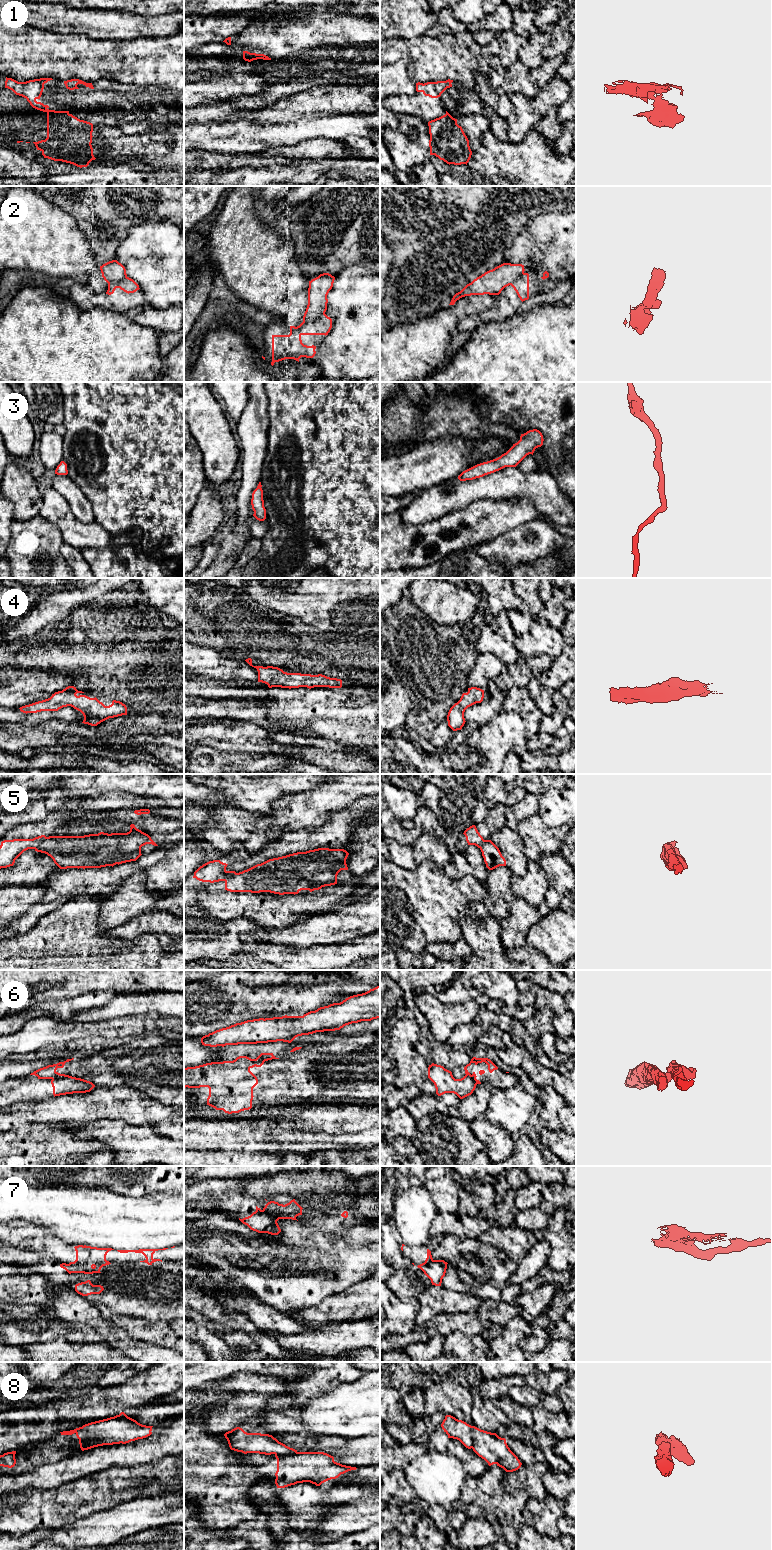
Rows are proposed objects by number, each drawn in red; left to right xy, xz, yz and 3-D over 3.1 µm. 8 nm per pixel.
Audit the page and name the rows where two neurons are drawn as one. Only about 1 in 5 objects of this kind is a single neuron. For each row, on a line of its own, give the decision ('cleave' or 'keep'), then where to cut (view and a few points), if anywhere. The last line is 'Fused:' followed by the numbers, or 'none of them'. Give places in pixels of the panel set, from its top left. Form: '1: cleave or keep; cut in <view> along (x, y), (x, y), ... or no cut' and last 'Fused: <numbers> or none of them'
1: cleave; cut in xy along (47, 111), (68, 114)
2: cleave; cut in xz along (324, 313), (313, 320), (303, 322)
3: keep; no cut
4: keep; no cut
5: cleave; cut in xy along (47, 837), (35, 849)
6: cleave; cut in xy along (68, 1075), (52, 1079)
7: cleave; cut in xy along (69, 1263), (72, 1265), (92, 1266)
8: cleave; cut in xz along (298, 1452), (275, 1455)
Fused: 1, 2, 5, 6, 7, 8

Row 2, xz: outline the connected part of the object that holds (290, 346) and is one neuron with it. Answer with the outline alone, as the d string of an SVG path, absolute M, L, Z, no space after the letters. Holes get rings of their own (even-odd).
M326 314L314 321L302 322L299 326L290 326L289 335L272 335L272 362L294 359L299 362L301 357L313 358L316 346L302 343L302 335L328 335L332 328L332 319Z

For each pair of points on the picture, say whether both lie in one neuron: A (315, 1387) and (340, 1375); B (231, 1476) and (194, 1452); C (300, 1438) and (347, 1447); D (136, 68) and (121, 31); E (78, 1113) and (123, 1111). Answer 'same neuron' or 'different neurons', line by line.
A: same neuron
B: same neuron
C: same neuron
D: different neurons
E: same neuron

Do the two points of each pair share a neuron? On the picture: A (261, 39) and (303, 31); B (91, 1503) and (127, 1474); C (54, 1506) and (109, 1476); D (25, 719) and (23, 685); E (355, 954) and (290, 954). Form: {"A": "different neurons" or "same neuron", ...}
{"A": "same neuron", "B": "same neuron", "C": "same neuron", "D": "different neurons", "E": "same neuron"}

